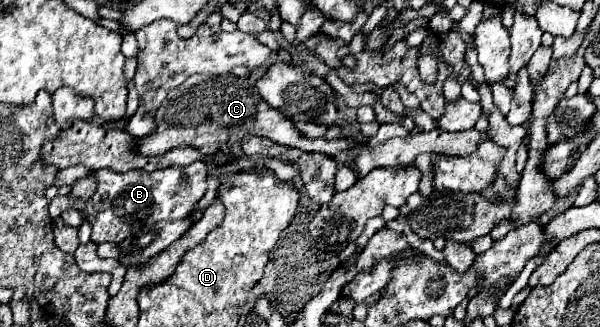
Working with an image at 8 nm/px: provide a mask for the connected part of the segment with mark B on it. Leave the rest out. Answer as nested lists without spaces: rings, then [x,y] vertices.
[[[194,161],[186,167],[172,165],[158,171],[128,171],[128,173],[112,173],[110,169],[98,169],[92,173],[84,165],[74,165],[58,171],[54,185],[72,186],[78,179],[94,175],[98,181],[96,193],[86,201],[84,207],[92,207],[92,241],[96,245],[100,243],[122,243],[124,239],[150,229],[158,221],[168,219],[184,219],[190,217],[196,209],[198,201],[206,193],[206,177],[208,177],[208,165],[204,161]]]

